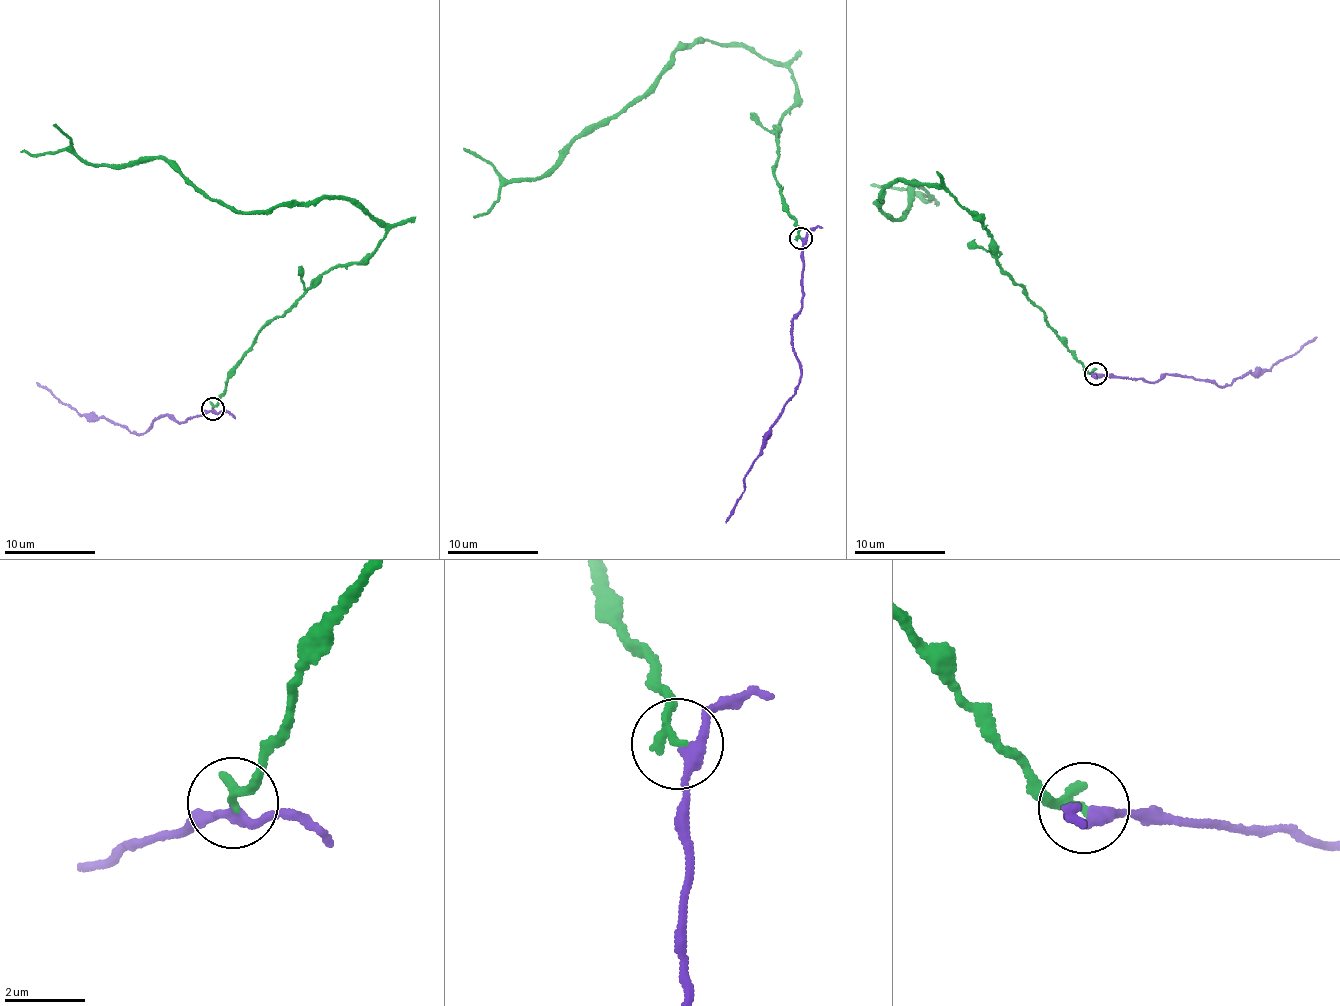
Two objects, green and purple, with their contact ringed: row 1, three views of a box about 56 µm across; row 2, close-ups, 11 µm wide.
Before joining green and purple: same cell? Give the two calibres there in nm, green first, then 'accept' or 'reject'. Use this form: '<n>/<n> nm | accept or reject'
240/240 nm | reject

